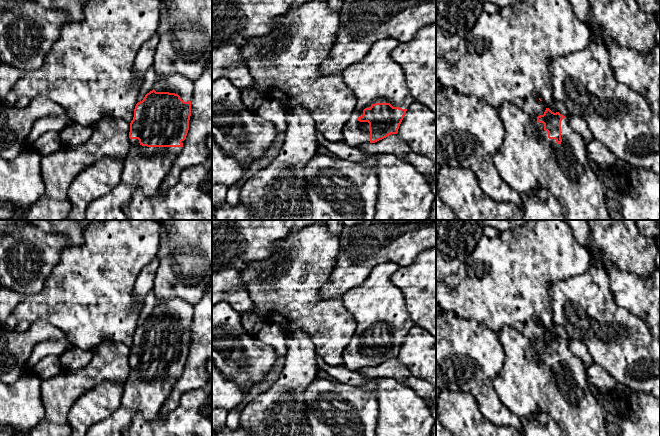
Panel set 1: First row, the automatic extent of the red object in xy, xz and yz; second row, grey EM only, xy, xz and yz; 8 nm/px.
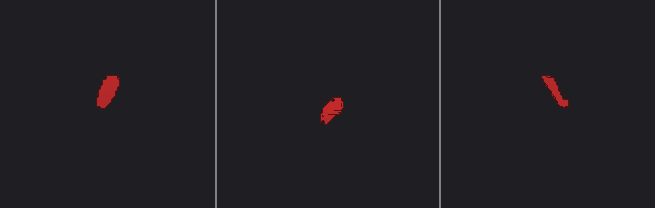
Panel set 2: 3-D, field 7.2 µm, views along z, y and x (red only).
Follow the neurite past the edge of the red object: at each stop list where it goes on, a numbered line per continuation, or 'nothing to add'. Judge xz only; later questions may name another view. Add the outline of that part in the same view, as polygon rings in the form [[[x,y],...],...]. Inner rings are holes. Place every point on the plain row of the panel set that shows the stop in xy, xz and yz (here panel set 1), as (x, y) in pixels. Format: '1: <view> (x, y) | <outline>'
1: xz (377, 302) | [[[393,262],[377,264],[361,285],[347,290],[342,296],[345,308],[357,324],[356,331],[342,354],[344,366],[350,371],[370,367],[369,347],[358,344],[365,332],[370,332],[375,327],[390,327],[393,331],[408,333],[415,326],[408,314],[403,293],[391,283],[391,276],[399,269],[400,266]]]

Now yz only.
1: yz (527, 383) | [[[509,327],[501,328],[500,331],[497,332],[497,334],[504,349],[504,364],[498,372],[497,376],[493,379],[493,387],[496,390],[500,401],[504,404],[505,407],[508,408],[510,412],[514,413],[521,420],[523,420],[524,418],[531,419],[536,413],[544,411],[549,414],[550,417],[556,422],[557,426],[561,429],[562,436],[608,436],[606,431],[605,414],[602,412],[603,405],[593,396],[593,394],[589,390],[587,386],[587,369],[582,360],[575,354],[573,354],[572,351],[569,349],[567,342],[564,342],[561,345],[562,366],[558,368],[555,363],[548,362],[548,356],[544,354],[544,348],[537,345],[538,340],[528,339],[516,329]]]

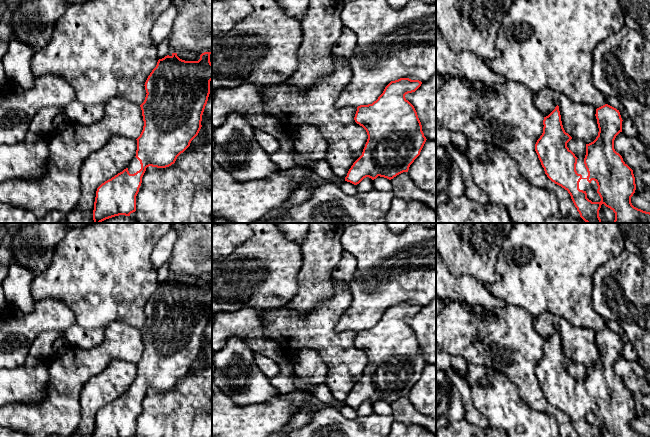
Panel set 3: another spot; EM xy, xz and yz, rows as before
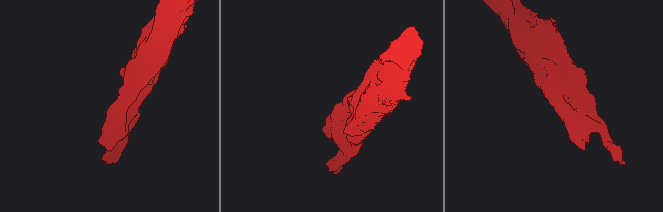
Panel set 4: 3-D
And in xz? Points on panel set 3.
nothing to add

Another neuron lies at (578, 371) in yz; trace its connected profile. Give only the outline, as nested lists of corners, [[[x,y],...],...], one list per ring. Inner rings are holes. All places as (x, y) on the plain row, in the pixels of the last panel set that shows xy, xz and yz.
[[[572,362],[568,367],[567,371],[571,374],[577,382],[584,384],[586,379],[586,367],[582,364]]]

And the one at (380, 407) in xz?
[[[378,400],[376,403],[373,404],[373,408],[375,413],[385,416],[392,415],[392,408],[391,404]]]

